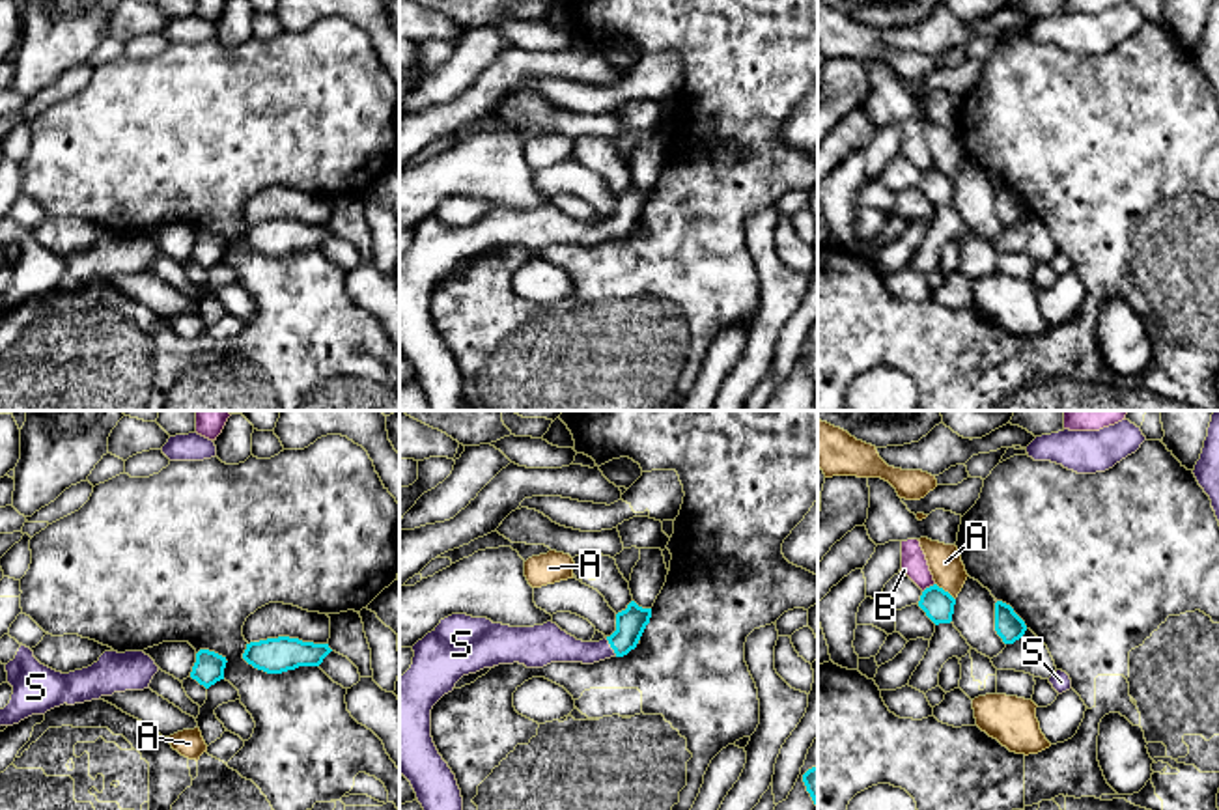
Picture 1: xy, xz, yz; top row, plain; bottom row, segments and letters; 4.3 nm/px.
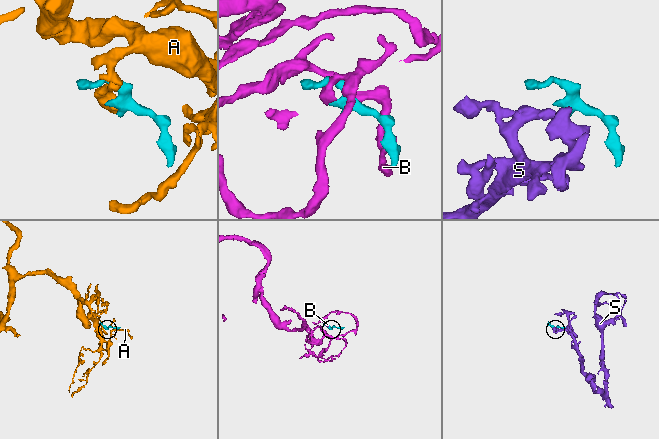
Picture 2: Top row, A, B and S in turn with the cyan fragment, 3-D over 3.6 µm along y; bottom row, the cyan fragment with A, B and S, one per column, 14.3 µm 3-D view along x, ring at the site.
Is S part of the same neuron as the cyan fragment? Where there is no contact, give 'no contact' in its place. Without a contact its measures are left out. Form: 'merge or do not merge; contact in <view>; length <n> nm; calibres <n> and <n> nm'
merge; contact in xz; length 90 nm; calibres 130 and 150 nm

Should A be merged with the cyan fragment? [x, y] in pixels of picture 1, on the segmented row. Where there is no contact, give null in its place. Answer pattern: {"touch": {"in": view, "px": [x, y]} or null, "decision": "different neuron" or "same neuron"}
{"touch": {"in": "yz", "px": [943, 590]}, "decision": "different neuron"}

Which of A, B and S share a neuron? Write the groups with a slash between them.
A / B / S

